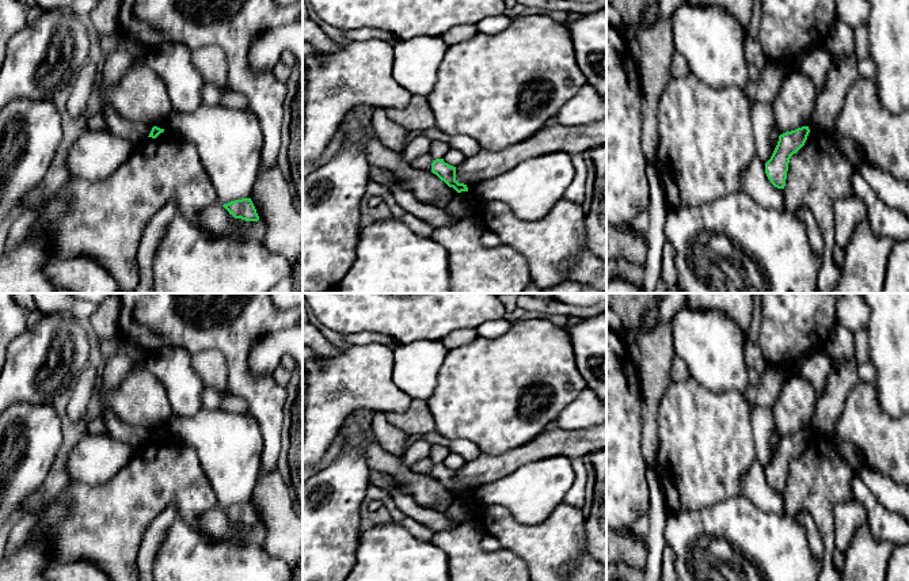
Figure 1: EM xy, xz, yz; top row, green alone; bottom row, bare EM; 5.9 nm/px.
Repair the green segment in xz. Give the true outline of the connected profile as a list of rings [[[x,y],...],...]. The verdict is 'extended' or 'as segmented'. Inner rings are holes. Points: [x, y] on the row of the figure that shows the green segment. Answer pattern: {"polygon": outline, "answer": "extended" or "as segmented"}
{"polygon": [[[444,159],[433,160],[431,172],[444,181],[449,187],[453,187],[457,193],[468,191],[467,185],[456,181],[456,167],[445,163]]], "answer": "as segmented"}

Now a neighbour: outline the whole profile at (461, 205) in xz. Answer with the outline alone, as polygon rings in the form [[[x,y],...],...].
[[[476,191],[456,193],[456,195],[445,206],[448,214],[454,221],[468,217],[471,213],[473,213],[473,201],[476,194]]]

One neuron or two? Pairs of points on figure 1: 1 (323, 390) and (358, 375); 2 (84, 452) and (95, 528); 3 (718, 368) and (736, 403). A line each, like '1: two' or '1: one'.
1: one
2: two
3: two

